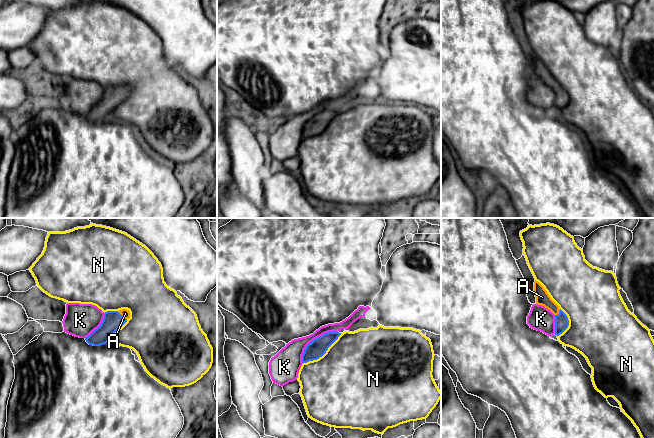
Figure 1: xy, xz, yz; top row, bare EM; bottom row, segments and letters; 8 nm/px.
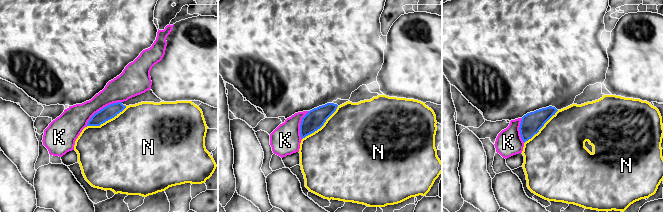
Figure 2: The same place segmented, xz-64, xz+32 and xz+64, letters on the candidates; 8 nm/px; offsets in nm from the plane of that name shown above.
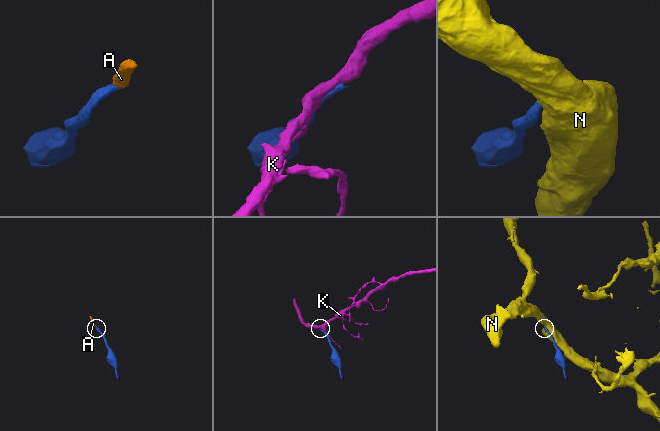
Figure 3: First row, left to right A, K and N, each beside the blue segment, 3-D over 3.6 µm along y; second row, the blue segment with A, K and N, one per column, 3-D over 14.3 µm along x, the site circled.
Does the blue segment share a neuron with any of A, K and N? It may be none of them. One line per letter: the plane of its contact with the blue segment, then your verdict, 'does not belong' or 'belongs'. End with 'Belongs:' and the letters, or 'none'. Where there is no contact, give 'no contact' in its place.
A: contact in xy; belongs
K: contact in xz; does not belong
N: contact in xz; does not belong
Belongs: A

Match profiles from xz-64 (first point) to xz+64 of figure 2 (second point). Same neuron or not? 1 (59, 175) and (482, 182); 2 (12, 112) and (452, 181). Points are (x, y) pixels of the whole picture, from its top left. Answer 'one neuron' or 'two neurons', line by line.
1: two neurons
2: two neurons

